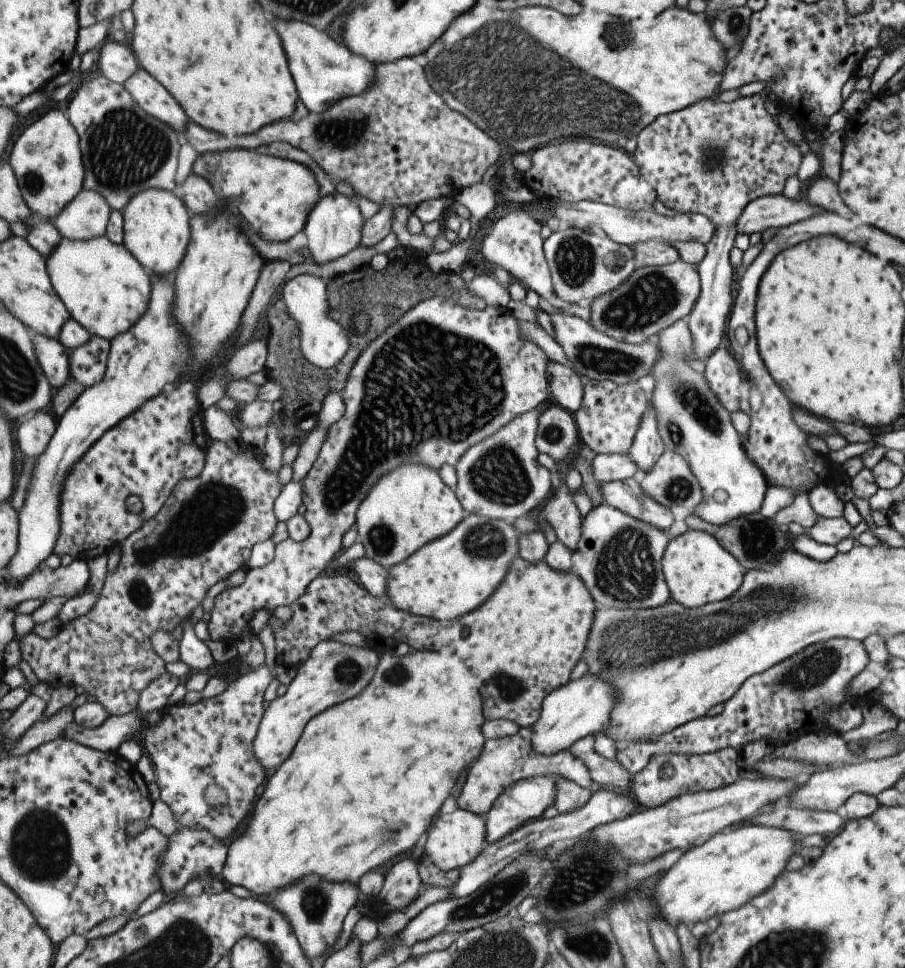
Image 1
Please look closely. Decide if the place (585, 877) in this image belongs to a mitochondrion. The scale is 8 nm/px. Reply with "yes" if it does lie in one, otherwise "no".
yes

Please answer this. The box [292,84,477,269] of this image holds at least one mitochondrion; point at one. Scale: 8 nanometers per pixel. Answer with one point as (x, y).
(345, 134)

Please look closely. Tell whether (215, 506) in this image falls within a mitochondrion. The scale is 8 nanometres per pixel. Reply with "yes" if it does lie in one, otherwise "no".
yes

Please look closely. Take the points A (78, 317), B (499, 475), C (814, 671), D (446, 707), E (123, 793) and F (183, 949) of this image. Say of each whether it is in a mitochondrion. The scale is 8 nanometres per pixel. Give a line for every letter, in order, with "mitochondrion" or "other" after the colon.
A: other
B: mitochondrion
C: mitochondrion
D: other
E: other
F: mitochondrion

